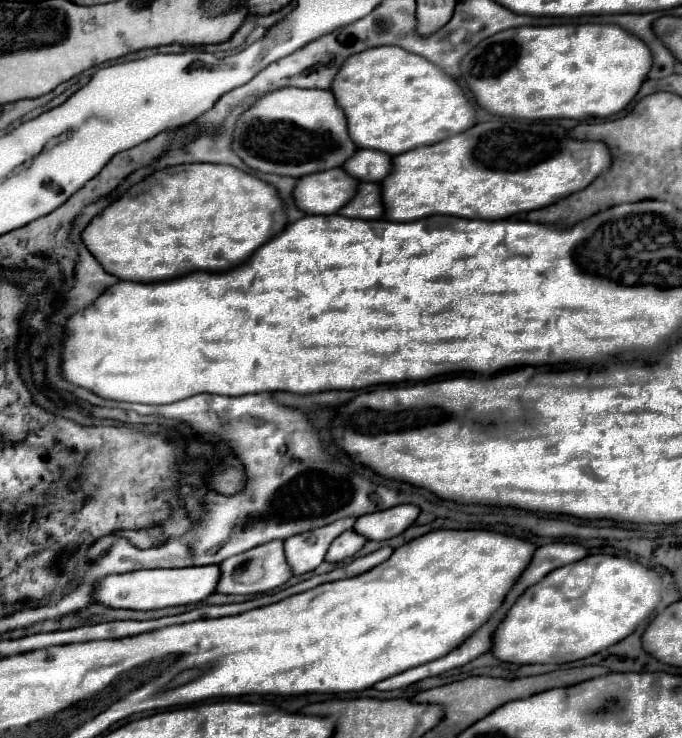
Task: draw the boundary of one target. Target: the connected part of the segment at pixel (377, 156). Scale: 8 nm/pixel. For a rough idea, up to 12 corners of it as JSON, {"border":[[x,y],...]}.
{"border":[[359,149],[343,165],[359,181],[381,183],[393,171],[387,153]]}

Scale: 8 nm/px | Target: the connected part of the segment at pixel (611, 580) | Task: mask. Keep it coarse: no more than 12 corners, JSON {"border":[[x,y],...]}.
{"border":[[589,555],[497,627],[507,663],[571,663],[631,633],[663,579]]}

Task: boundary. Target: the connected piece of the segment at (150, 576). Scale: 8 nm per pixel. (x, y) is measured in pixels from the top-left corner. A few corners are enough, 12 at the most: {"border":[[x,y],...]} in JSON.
{"border":[[219,565],[131,571],[97,583],[119,609],[193,605],[215,593]]}

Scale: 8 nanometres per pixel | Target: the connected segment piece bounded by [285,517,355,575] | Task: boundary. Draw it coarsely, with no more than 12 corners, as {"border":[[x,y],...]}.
{"border":[[343,517],[285,539],[295,575],[319,567],[335,537],[353,529]]}

